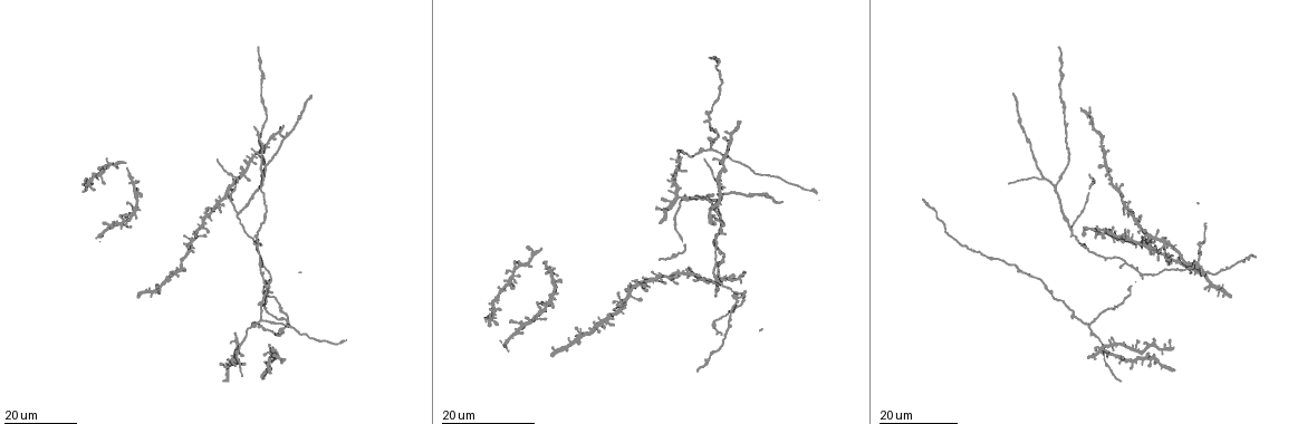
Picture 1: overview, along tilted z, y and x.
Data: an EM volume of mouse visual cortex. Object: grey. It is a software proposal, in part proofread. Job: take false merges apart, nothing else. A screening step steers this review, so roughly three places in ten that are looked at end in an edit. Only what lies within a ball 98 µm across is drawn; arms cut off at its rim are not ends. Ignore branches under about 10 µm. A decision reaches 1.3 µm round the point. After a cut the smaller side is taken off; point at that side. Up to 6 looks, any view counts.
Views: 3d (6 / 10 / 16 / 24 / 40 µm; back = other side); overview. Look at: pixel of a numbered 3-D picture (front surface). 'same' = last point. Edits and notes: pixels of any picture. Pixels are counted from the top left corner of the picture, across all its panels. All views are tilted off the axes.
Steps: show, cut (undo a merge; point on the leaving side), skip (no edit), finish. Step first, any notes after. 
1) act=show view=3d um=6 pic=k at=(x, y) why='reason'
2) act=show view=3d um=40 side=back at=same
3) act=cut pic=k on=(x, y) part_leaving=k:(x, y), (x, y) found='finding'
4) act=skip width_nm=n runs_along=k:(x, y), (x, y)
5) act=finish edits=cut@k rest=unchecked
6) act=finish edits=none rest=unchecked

act=show view=3d um=24 pic=1 at=(1085, 246)

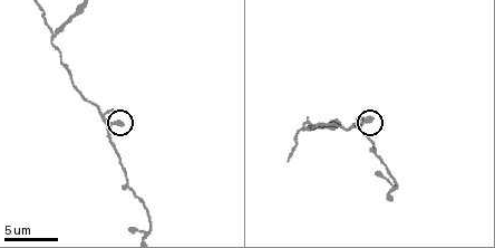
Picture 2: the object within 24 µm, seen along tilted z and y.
act=show view=3d um=10 pic=2 at=(109, 125)

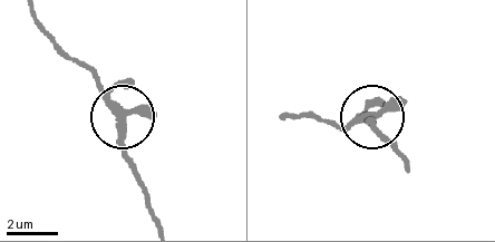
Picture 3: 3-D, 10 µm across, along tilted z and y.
act=skip arms=3 runs_along=3:(30, 10), (59, 48), (85, 65), (117, 110), (135, 176) found='continuous, no second cell'

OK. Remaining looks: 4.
act=show view=3d um=6 pic=2 at=(150, 229) why='side arm on a straight run'

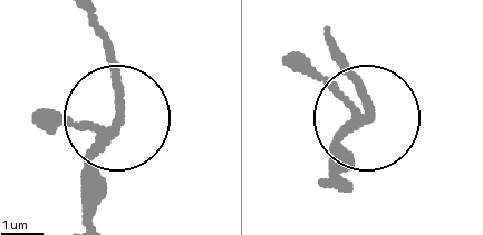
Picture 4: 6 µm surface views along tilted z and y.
act=skip arms=3 runs_along=4:(89, 17), (115, 88), (95, 158), (96, 218) found='one cell here'

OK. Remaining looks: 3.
act=show view=3d um=24 pic=1 at=(1051, 294) why='three arms meet'

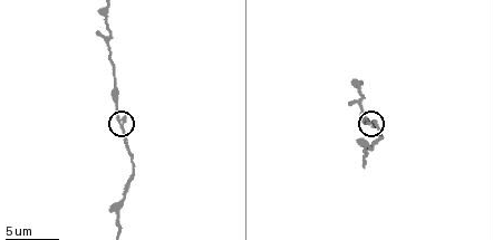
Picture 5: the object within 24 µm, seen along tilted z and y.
act=show view=3d um=10 pic=5 at=(372, 123) why='zoom in'

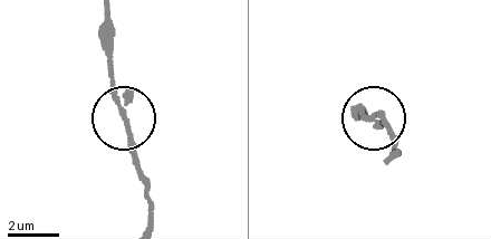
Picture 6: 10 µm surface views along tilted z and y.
act=skip found='all the same cell'

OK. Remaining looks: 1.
act=finish edits=none rest=unchecked

